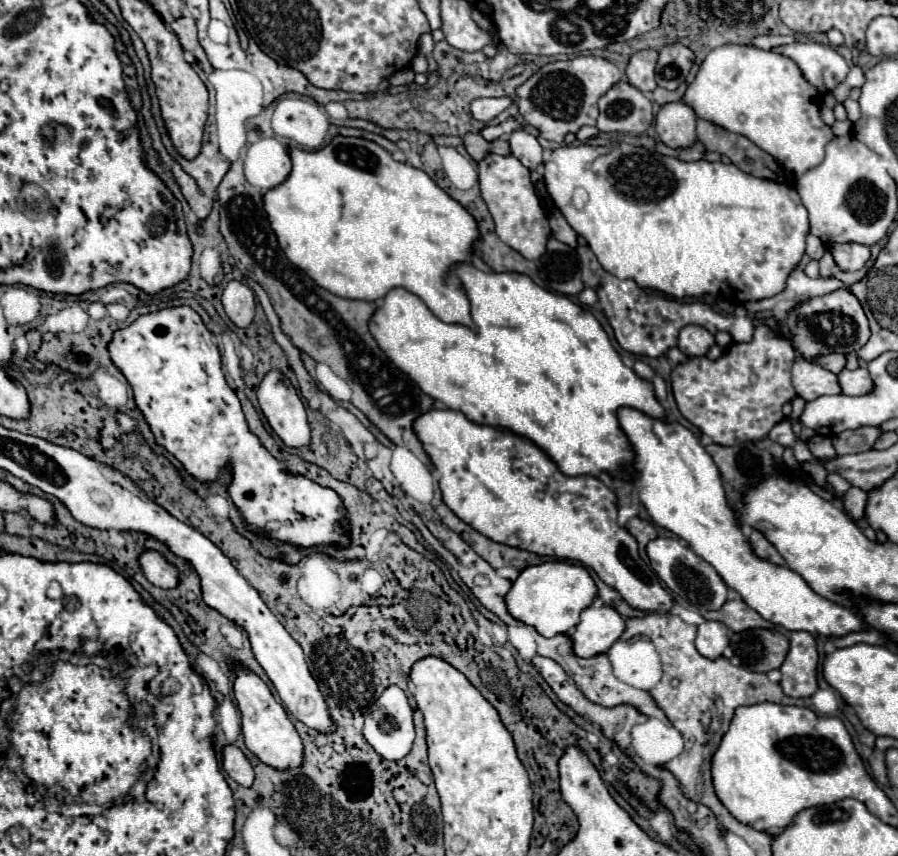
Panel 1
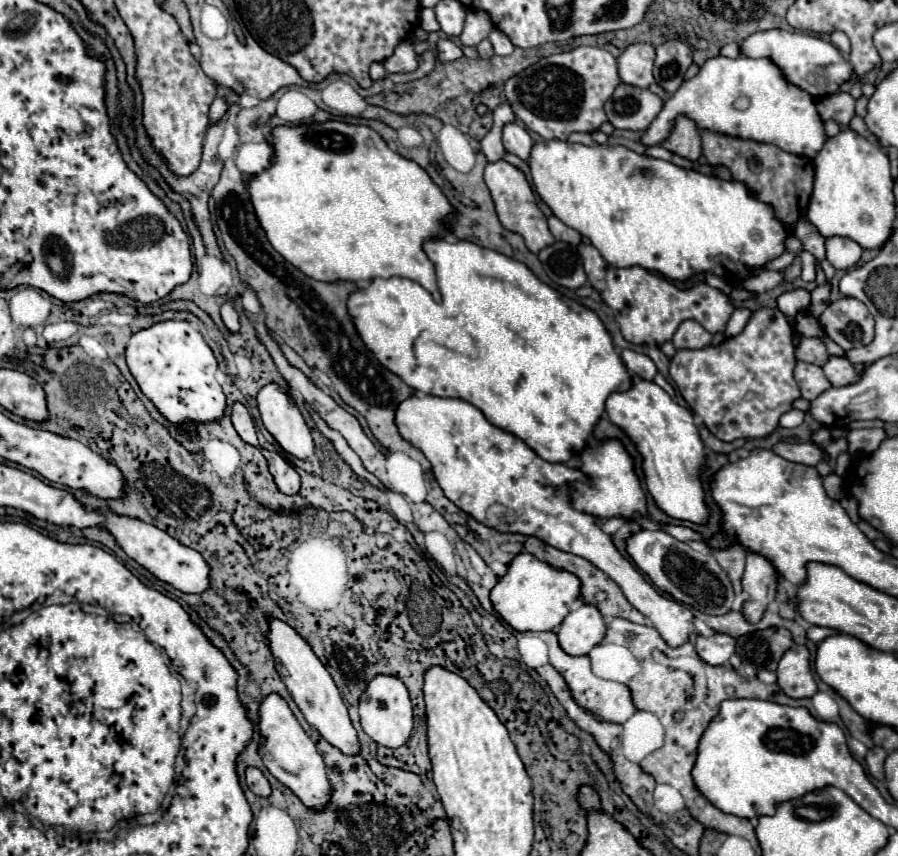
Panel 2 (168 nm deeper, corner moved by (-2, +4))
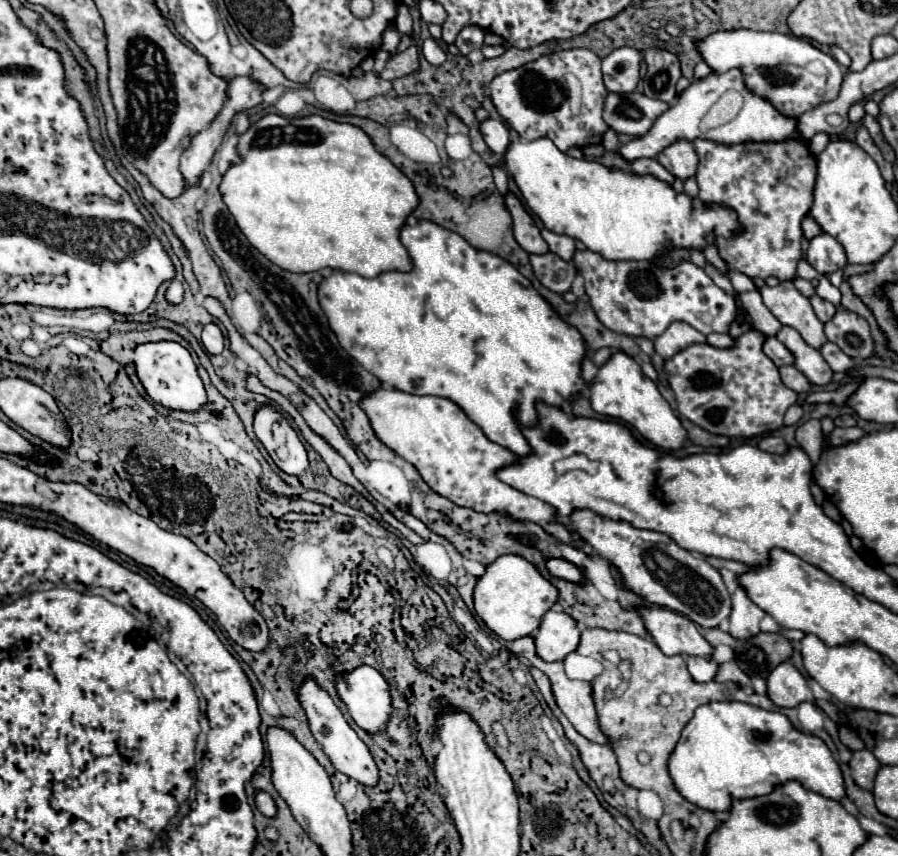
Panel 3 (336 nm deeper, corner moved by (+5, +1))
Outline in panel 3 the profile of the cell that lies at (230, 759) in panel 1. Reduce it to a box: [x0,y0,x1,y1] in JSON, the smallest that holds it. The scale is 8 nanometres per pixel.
[255,792,277,818]

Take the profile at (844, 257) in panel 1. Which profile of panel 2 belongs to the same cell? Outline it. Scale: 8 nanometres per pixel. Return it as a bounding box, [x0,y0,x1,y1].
[826,237,862,269]

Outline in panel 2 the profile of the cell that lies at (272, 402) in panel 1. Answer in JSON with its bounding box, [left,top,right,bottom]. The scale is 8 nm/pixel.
[258,383,314,459]

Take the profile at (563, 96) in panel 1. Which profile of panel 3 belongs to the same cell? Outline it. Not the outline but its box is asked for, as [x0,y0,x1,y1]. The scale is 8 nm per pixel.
[489,48,607,152]

